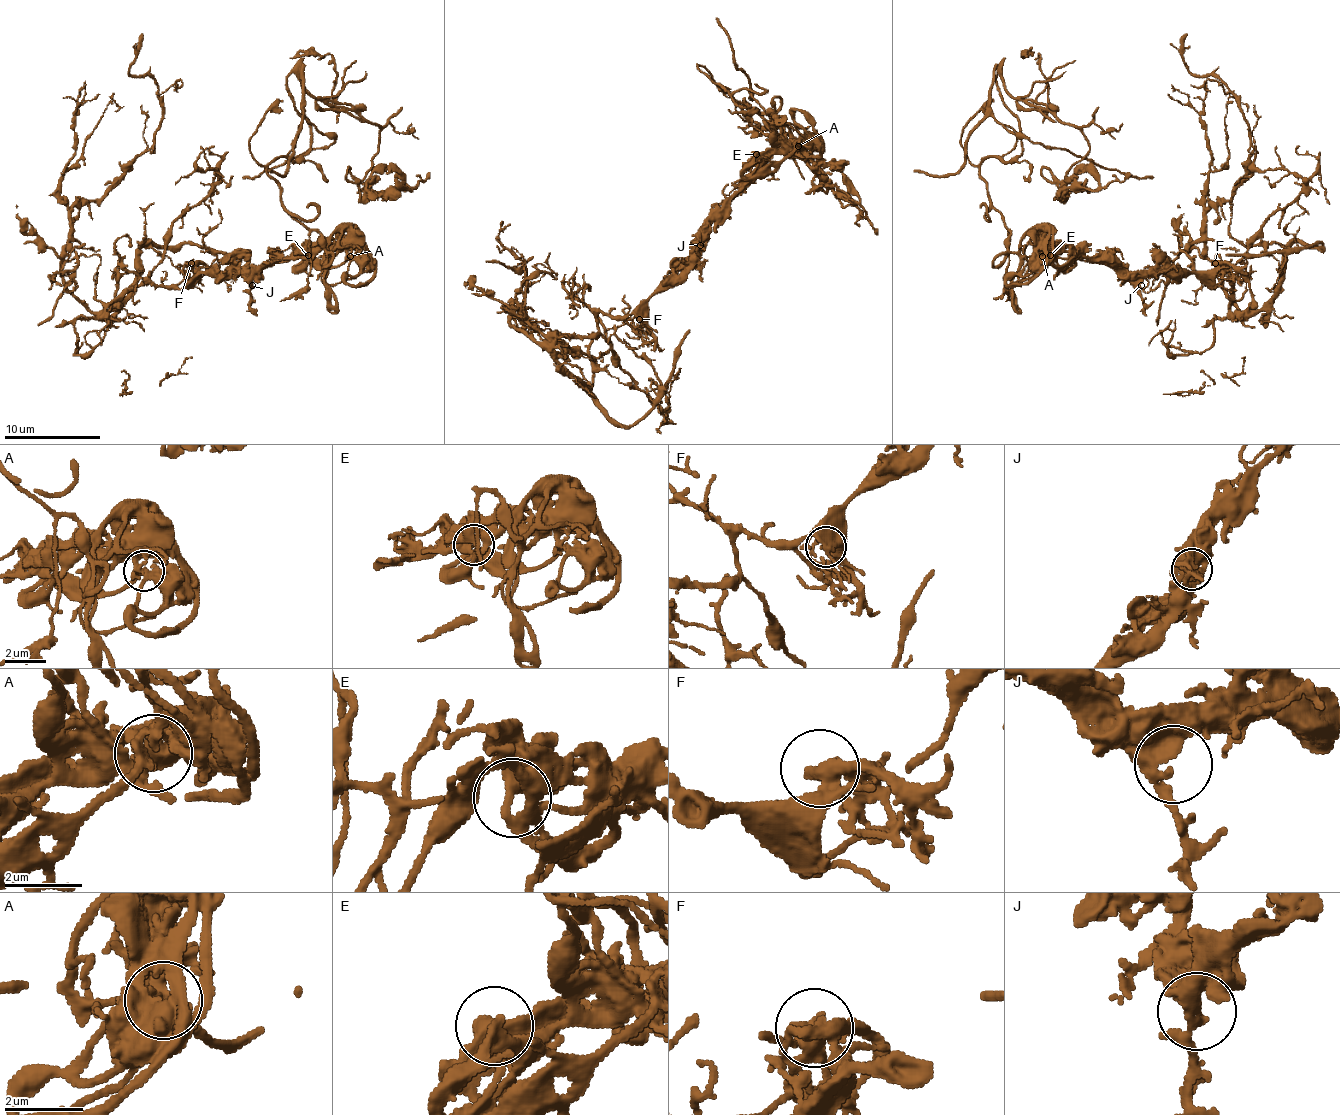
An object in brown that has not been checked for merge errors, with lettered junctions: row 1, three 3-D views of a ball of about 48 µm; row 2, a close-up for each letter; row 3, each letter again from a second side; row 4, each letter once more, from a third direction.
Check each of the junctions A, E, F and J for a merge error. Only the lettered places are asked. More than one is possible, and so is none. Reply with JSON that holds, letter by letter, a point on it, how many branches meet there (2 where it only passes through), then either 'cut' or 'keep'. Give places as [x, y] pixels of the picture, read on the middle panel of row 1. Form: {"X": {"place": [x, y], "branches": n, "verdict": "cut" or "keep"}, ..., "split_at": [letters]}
{"A": {"place": [798, 146], "branches": 3, "verdict": "keep"}, "E": {"place": [756, 154], "branches": 2, "verdict": "keep"}, "F": {"place": [639, 319], "branches": 4, "verdict": "cut"}, "J": {"place": [700, 245], "branches": 3, "verdict": "keep"}, "split_at": ["F"]}

